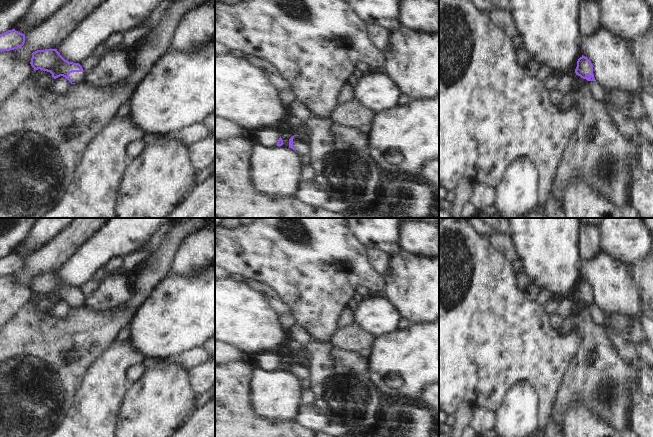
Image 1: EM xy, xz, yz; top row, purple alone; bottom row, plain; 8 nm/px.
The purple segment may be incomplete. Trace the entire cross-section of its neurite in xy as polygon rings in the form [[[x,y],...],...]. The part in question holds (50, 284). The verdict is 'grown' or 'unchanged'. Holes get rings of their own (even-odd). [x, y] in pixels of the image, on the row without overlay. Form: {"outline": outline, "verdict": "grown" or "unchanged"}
{"outline": [[[45,273],[33,276],[30,288],[34,292],[34,295],[40,293],[50,296],[54,303],[63,300],[71,308],[86,305],[88,299],[79,287],[65,284],[57,273]]], "verdict": "grown"}

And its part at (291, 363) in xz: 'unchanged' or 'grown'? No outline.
grown

